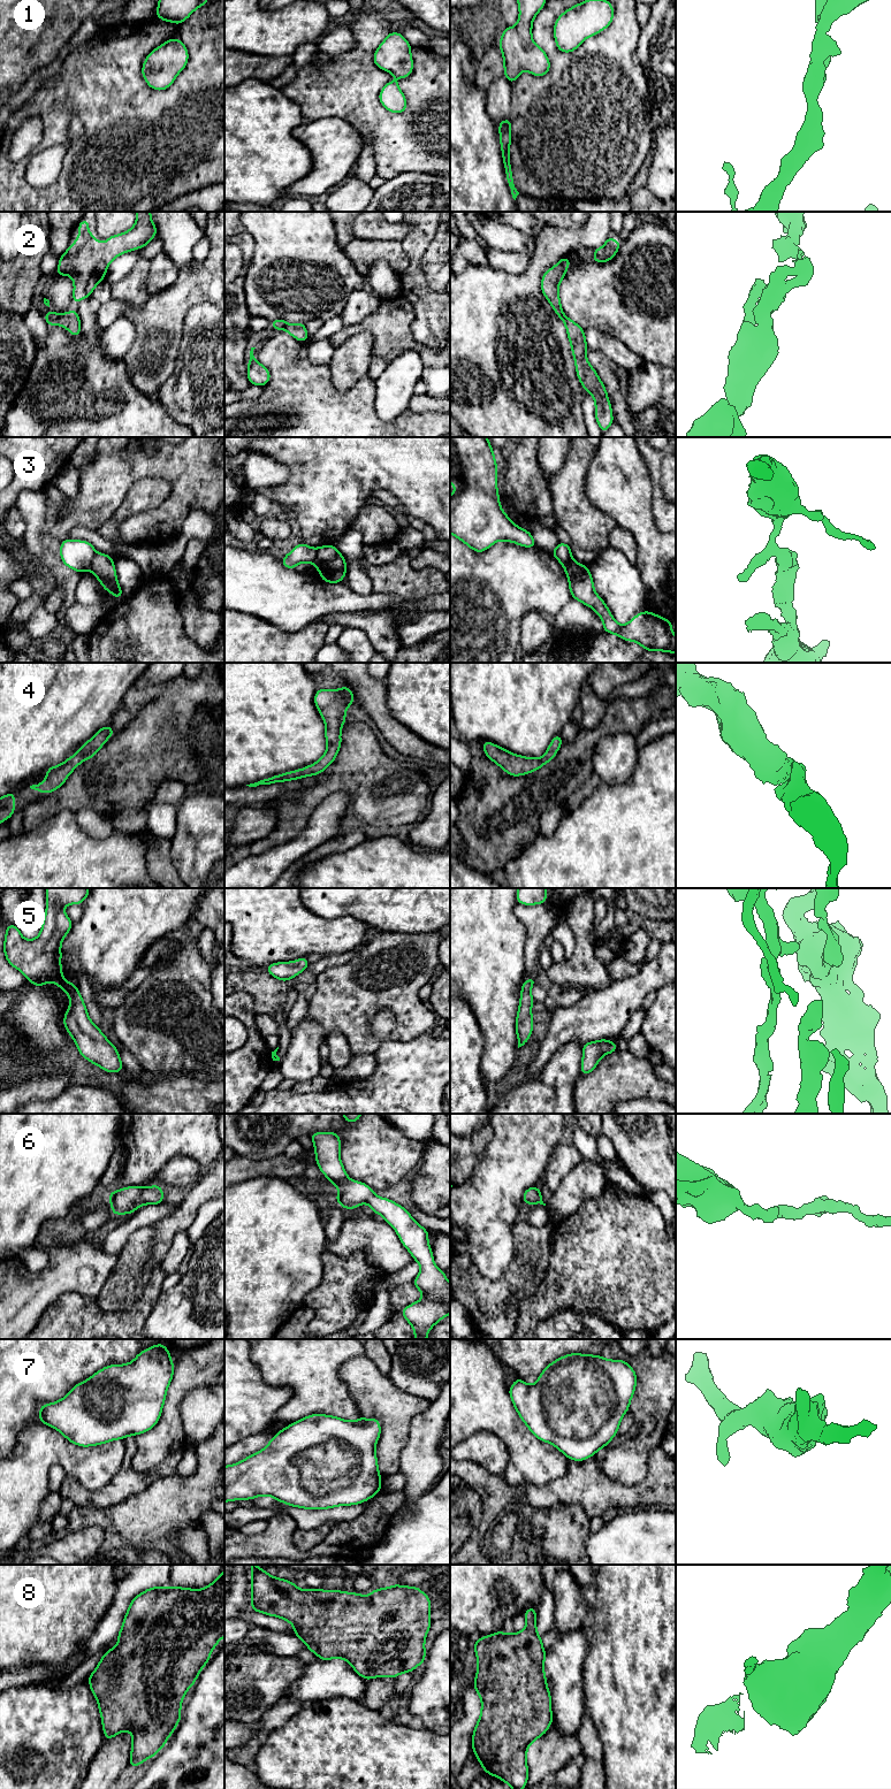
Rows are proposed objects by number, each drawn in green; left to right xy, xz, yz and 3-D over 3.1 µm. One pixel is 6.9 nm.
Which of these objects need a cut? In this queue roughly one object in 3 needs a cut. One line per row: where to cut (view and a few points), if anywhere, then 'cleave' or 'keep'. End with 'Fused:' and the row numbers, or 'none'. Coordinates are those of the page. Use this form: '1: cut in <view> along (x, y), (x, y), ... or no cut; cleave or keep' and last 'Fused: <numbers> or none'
1: no cut; keep
2: no cut; keep
3: cut in xy along (96, 552), (89, 568); cleave
4: no cut; keep
5: no cut; keep
6: no cut; keep
7: no cut; keep
8: cut in xy along (116, 1667), (113, 1674); cleave
Fused: 3, 8

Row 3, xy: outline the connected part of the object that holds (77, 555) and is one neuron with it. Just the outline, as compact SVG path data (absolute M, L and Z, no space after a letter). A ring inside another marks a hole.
M67 538L61 542L60 556L62 563L79 574L91 568L91 561L97 551L87 541Z

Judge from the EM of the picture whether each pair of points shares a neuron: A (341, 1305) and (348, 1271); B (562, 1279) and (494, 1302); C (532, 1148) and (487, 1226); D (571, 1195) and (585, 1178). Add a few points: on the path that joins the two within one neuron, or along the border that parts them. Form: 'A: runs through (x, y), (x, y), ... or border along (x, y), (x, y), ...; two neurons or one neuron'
A: runs through (341, 1297), (348, 1286), (348, 1279); one neuron
B: border along (548, 1262), (538, 1289), (522, 1297), (518, 1306); two neurons
C: runs through (512, 1168), (497, 1183), (487, 1207); one neuron
D: runs through (573, 1191), (581, 1183); one neuron

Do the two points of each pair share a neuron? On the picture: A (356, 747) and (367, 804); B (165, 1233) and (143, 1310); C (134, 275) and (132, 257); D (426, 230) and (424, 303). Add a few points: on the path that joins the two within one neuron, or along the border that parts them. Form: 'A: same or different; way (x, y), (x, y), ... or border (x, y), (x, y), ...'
A: same; way (360, 761), (360, 766), (367, 776), (367, 790)
B: different; border (150, 1275), (144, 1291), (137, 1299)
C: different; border (134, 267), (121, 278), (112, 283)
D: same; way (416, 249), (417, 284)

